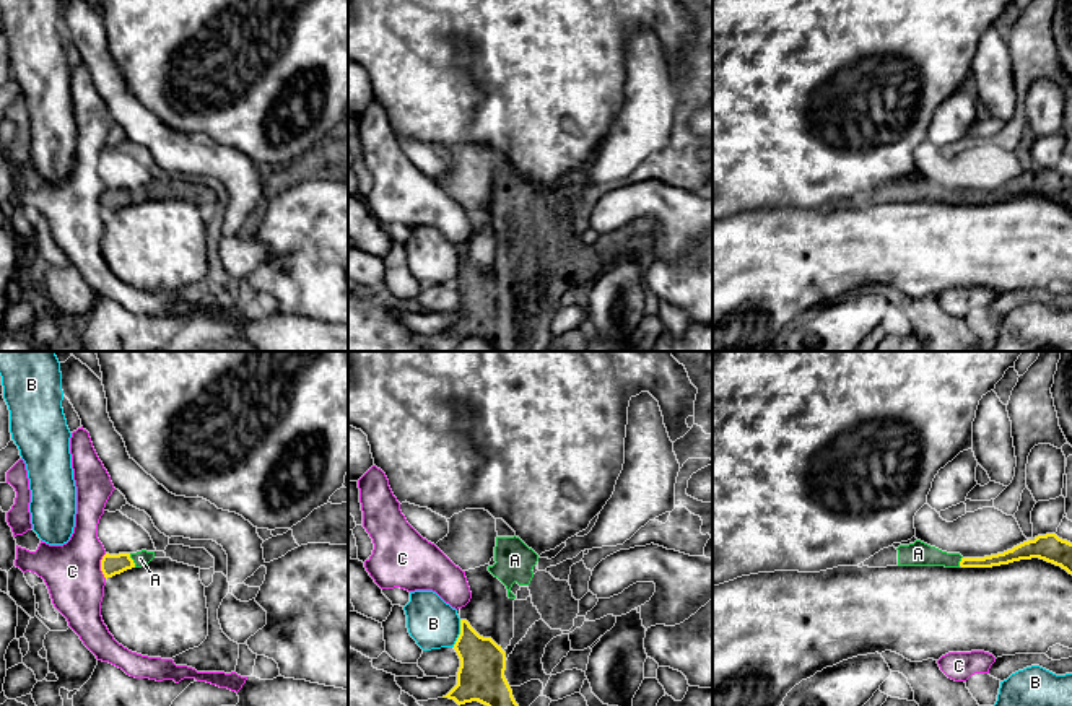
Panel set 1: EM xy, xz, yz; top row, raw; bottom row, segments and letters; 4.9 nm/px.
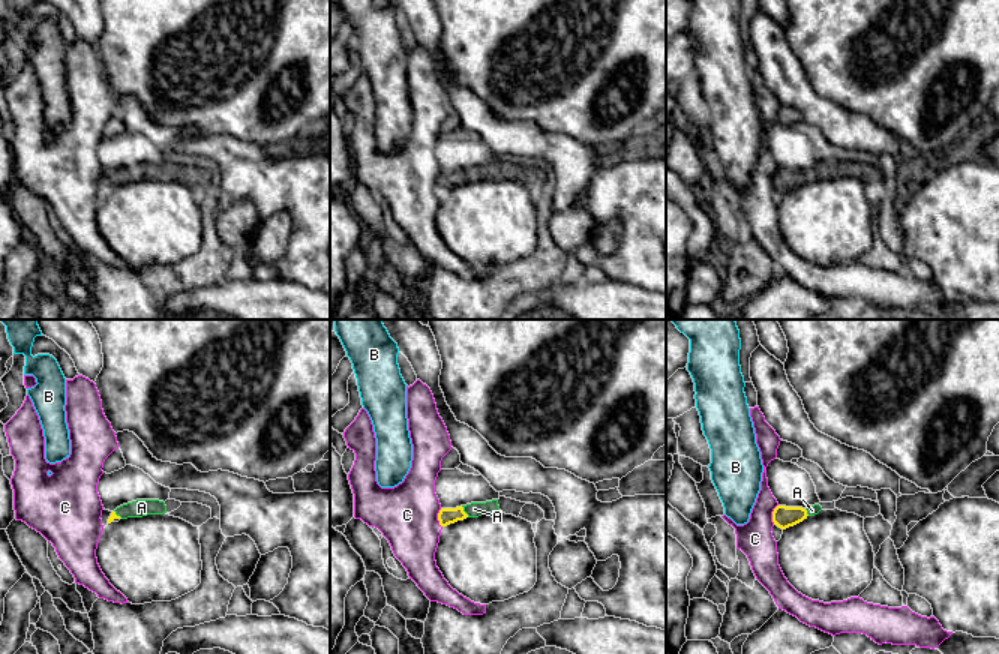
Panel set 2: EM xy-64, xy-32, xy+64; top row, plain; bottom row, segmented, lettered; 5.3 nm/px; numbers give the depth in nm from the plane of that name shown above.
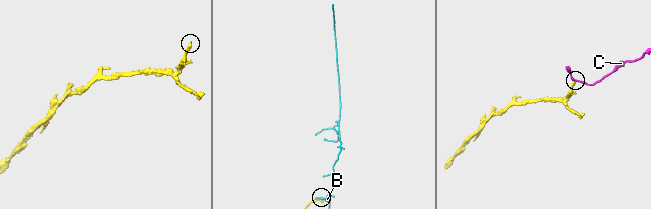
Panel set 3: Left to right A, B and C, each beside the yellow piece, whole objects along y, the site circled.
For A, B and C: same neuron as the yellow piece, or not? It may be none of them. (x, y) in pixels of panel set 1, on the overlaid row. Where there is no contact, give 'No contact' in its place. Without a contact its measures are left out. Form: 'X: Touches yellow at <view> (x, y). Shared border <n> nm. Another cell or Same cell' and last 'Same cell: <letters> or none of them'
A: Touches yellow at xy (132, 560). Shared border 80 nm. Same cell
B: Touches yellow at xz (461, 633). Shared border 140 nm. Another cell
C: Touches yellow at xy (101, 566). Shared border 130 nm. Another cell
Same cell: A

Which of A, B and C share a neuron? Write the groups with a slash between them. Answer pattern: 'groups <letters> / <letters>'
groups A / B / C

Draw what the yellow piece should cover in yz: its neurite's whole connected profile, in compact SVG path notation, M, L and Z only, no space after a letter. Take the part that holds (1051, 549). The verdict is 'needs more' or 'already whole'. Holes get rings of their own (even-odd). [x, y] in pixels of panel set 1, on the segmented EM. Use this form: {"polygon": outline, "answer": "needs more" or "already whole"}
{"polygon": "M1056 534L1038 535L1004 553L984 558L963 558L960 553L947 553L921 540L898 548L888 547L864 561L869 568L887 566L945 566L945 568L992 568L1020 560L1039 558L1061 566L1072 574L1072 543Z", "answer": "needs more"}

